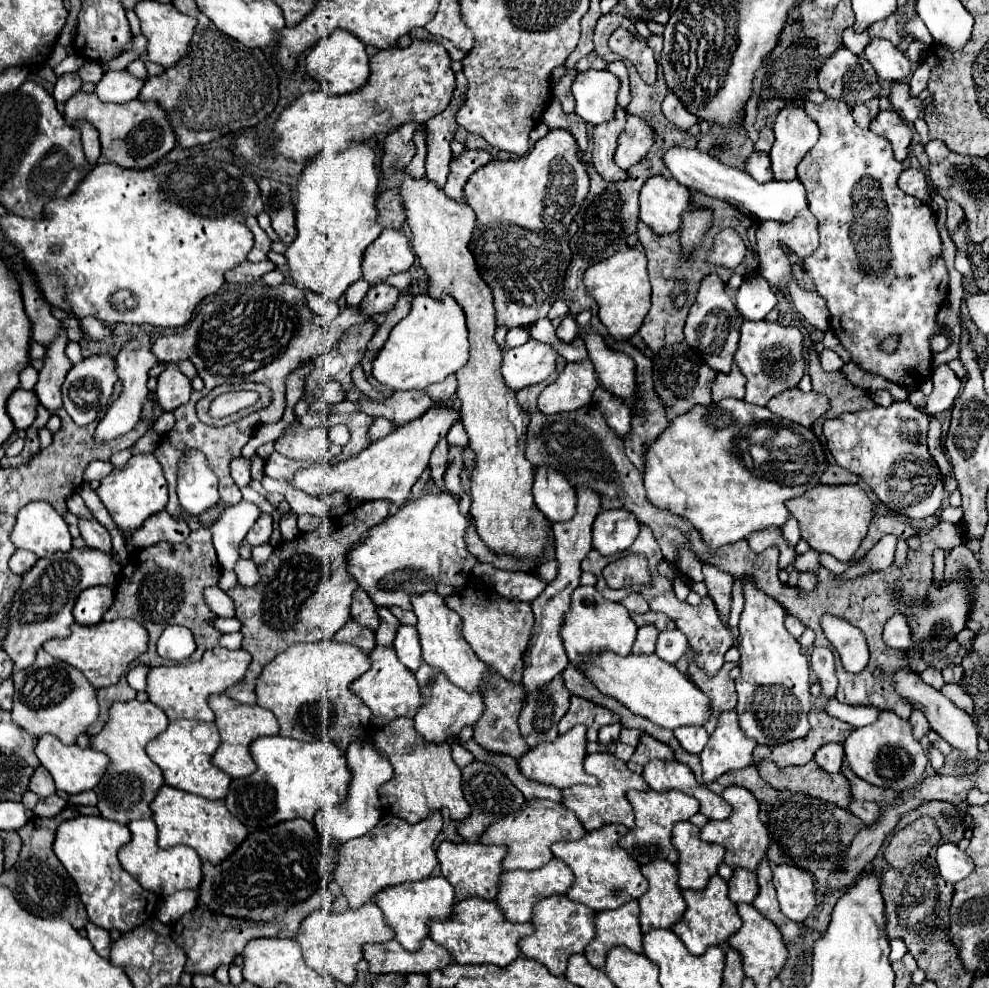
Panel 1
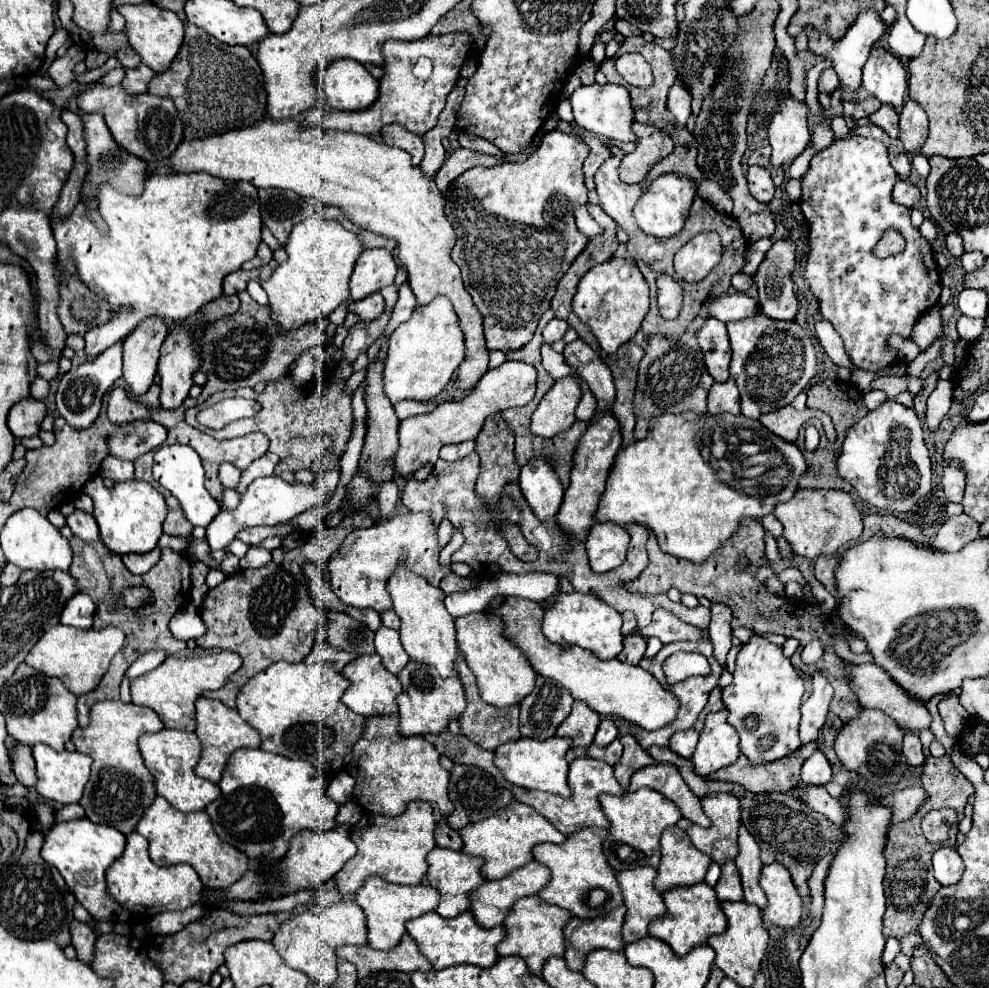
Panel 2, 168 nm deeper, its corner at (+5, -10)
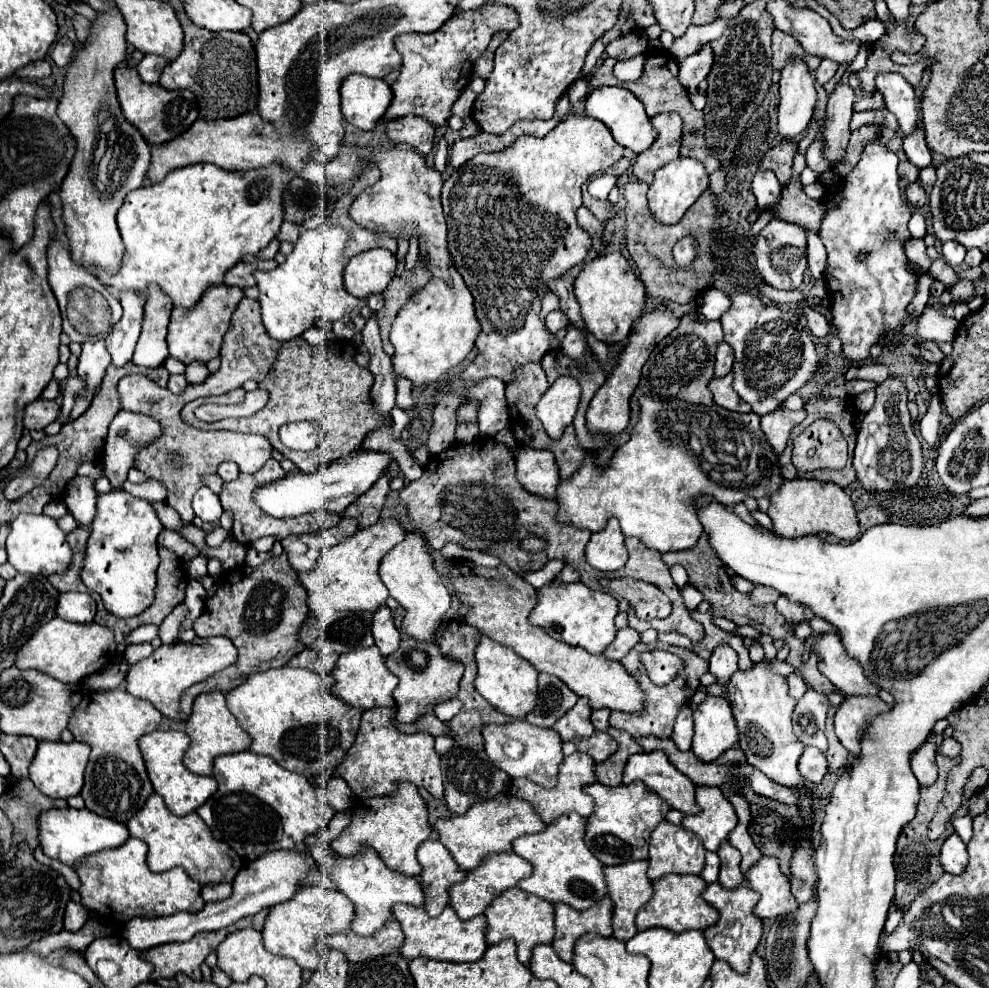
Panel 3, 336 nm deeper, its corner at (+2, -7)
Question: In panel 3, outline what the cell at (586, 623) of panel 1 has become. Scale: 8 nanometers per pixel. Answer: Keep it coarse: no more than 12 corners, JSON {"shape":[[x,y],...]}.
{"shape":[[580,582],[546,584],[530,614],[552,638],[602,654],[618,602]]}

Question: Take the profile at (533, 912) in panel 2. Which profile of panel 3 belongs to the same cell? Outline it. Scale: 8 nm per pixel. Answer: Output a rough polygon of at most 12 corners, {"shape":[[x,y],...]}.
{"shape":[[520,888],[486,910],[488,944],[512,938],[528,966],[554,940],[554,904]]}

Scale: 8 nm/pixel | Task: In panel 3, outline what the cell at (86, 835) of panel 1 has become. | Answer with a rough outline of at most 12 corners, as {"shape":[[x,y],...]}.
{"shape":[[86,808],[40,816],[44,854],[68,866],[130,832]]}

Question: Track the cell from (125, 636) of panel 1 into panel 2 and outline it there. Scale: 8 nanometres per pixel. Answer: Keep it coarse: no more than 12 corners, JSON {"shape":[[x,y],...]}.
{"shape":[[57,625],[25,663],[83,695],[105,675],[125,635]]}

